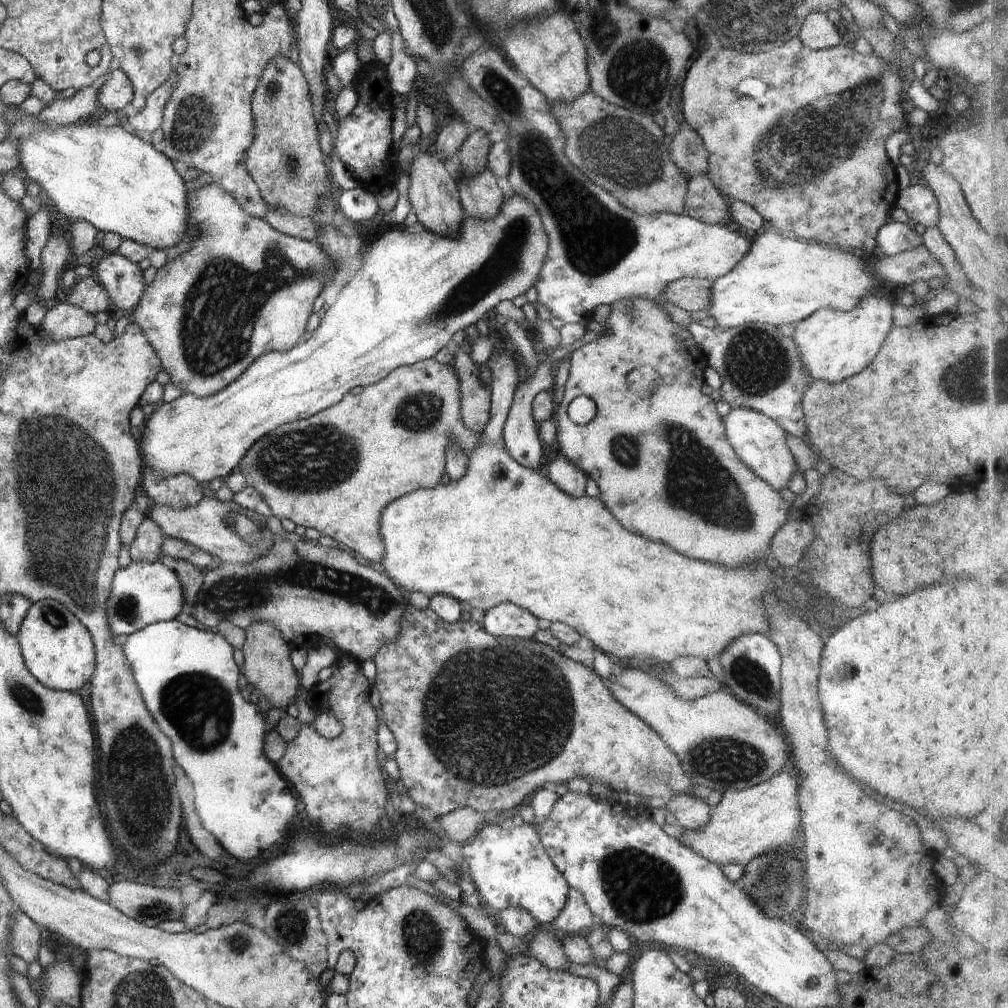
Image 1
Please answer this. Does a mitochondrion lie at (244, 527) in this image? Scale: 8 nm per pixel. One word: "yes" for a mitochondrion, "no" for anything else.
yes

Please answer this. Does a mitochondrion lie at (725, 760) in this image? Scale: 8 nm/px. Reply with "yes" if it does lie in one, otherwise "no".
yes

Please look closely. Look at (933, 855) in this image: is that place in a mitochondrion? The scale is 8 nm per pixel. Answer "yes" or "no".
no

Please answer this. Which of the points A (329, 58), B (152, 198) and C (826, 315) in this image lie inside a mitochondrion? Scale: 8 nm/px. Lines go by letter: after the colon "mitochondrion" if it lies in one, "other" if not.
A: other
B: other
C: other

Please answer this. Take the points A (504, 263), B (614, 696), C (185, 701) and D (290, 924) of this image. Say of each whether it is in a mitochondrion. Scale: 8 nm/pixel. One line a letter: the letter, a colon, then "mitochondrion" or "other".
A: mitochondrion
B: other
C: mitochondrion
D: mitochondrion

